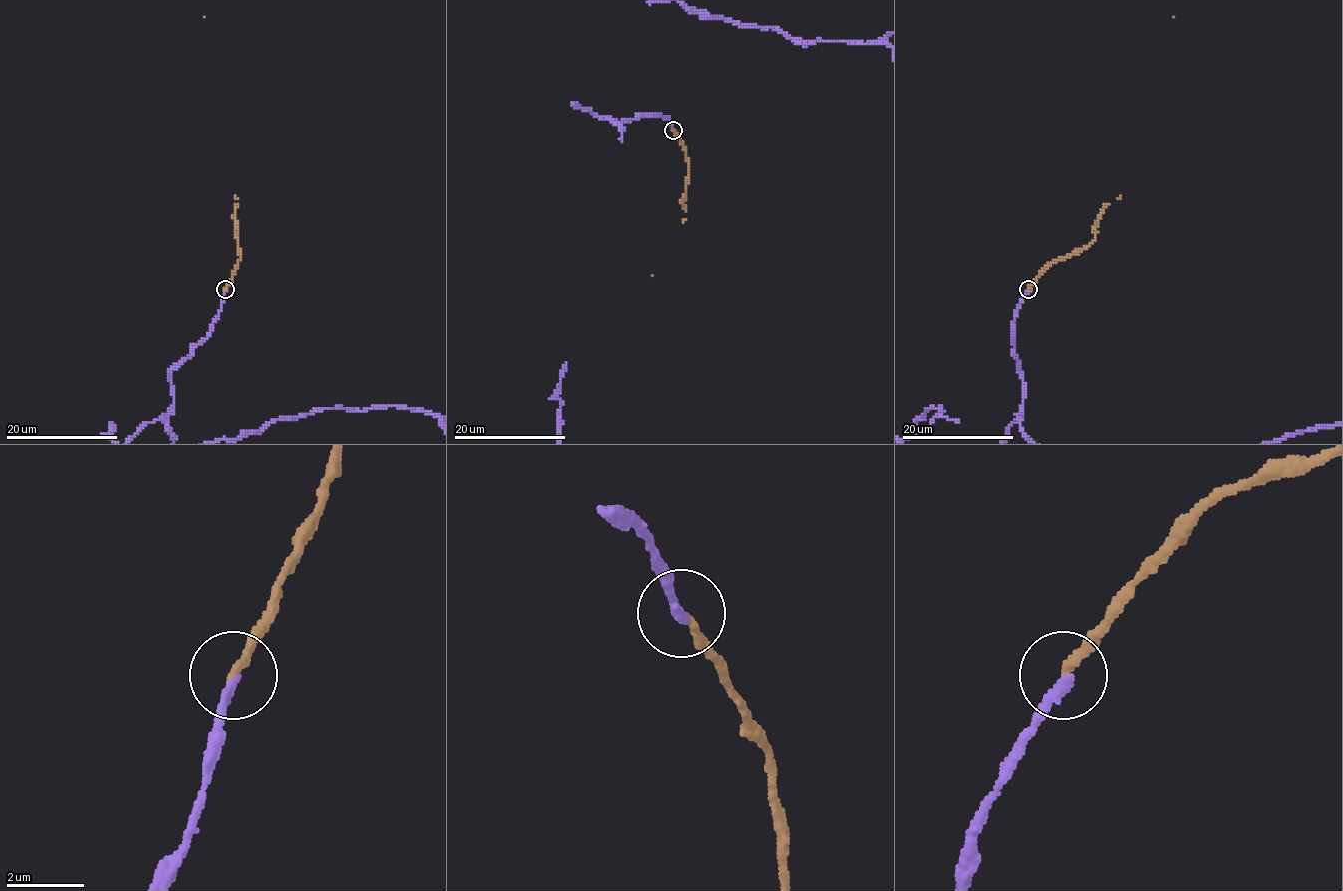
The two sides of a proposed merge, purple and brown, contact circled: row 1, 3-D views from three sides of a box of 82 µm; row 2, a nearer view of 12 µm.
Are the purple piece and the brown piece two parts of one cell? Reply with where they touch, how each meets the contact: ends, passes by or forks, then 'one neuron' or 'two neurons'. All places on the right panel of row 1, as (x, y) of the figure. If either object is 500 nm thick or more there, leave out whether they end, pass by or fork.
place (1028, 289); purple ends; brown ends; two neurons

